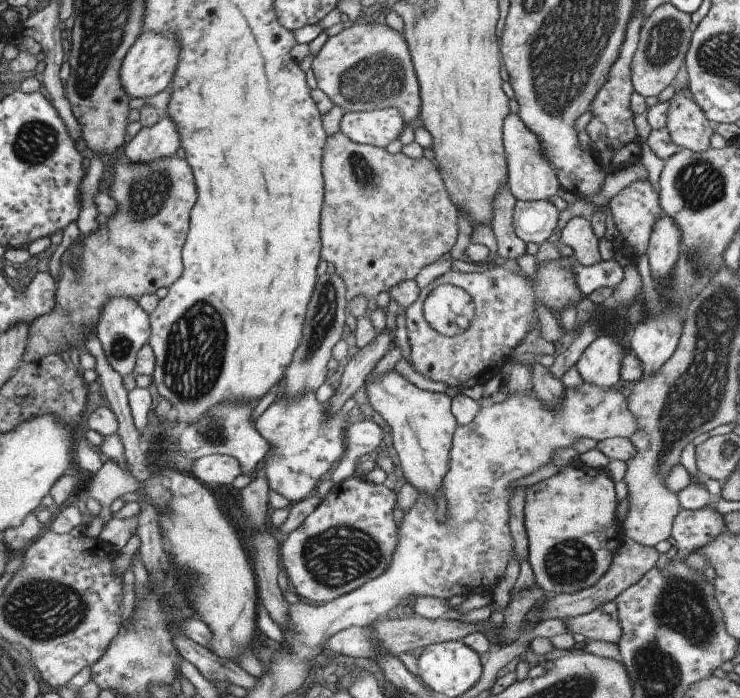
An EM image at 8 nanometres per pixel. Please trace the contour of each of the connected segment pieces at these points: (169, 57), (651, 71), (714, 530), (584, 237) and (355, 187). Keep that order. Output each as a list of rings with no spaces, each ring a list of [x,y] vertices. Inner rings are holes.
[[[159,32],[139,34],[121,59],[118,70],[119,84],[129,100],[131,98],[151,98],[157,92],[165,90],[165,87],[170,84],[172,72],[176,67],[177,52],[179,50],[177,50],[172,33],[165,35],[161,35]]]
[[[662,3],[642,22],[635,52],[630,60],[630,79],[634,92],[657,96],[672,82],[684,64],[690,36],[693,31],[690,14],[677,10],[671,3]]]
[[[712,505],[697,510],[681,509],[670,528],[670,536],[675,540],[676,548],[676,555],[672,559],[685,559],[689,553],[717,538],[723,530],[723,515]]]
[[[582,217],[570,219],[555,238],[572,248],[572,256],[579,264],[590,267],[601,261],[597,249],[598,239],[589,227],[589,221]]]
[[[338,131],[331,137],[327,137],[324,142],[321,157],[321,174],[324,184],[324,195],[320,206],[319,219],[319,238],[321,238],[321,252],[319,252],[320,260],[325,260],[326,264],[333,264],[334,273],[344,282],[346,300],[351,300],[355,296],[363,296],[367,300],[376,298],[379,293],[387,292],[392,286],[398,282],[408,281],[415,278],[415,275],[423,266],[431,264],[441,258],[447,257],[451,246],[455,242],[457,236],[455,223],[459,213],[456,211],[454,204],[449,200],[445,190],[443,181],[439,176],[437,166],[431,163],[426,157],[418,157],[416,159],[409,158],[399,151],[398,153],[389,154],[384,148],[354,143],[341,131]]]

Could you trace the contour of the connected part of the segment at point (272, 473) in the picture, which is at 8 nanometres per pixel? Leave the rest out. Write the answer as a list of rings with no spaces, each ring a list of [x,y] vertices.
[[[306,391],[296,401],[286,403],[282,398],[271,403],[254,420],[256,431],[270,444],[268,458],[261,469],[266,476],[268,488],[297,503],[313,494],[317,480],[331,471],[344,452],[344,428],[346,419],[354,412],[356,403],[350,396],[341,409],[332,417],[326,412],[327,402],[319,404],[315,400],[315,391]]]

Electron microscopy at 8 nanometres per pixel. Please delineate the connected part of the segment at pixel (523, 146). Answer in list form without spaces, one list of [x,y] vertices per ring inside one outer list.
[[[509,114],[503,119],[502,147],[506,162],[506,184],[516,200],[536,201],[555,196],[559,184],[554,166],[542,155],[542,144],[538,138],[528,131],[517,115]]]

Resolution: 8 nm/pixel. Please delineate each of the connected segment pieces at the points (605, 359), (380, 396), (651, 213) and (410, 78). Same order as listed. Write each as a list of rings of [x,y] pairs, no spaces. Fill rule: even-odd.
[[[599,333],[574,362],[574,367],[583,383],[609,389],[620,379],[619,367],[623,347],[613,334]]]
[[[393,369],[381,377],[365,382],[369,404],[391,429],[391,444],[397,454],[402,478],[419,495],[435,493],[448,469],[450,448],[456,420],[450,411],[450,397],[446,393],[432,393],[406,382]]]
[[[635,181],[614,194],[609,202],[613,222],[619,231],[621,246],[629,247],[637,259],[646,252],[652,224],[661,214],[655,192],[648,181]]]
[[[373,17],[351,23],[351,26],[343,27],[339,33],[327,37],[323,46],[312,56],[310,67],[316,87],[345,113],[393,107],[400,112],[402,120],[408,125],[415,121],[419,114],[418,82],[402,32],[377,23]]]

